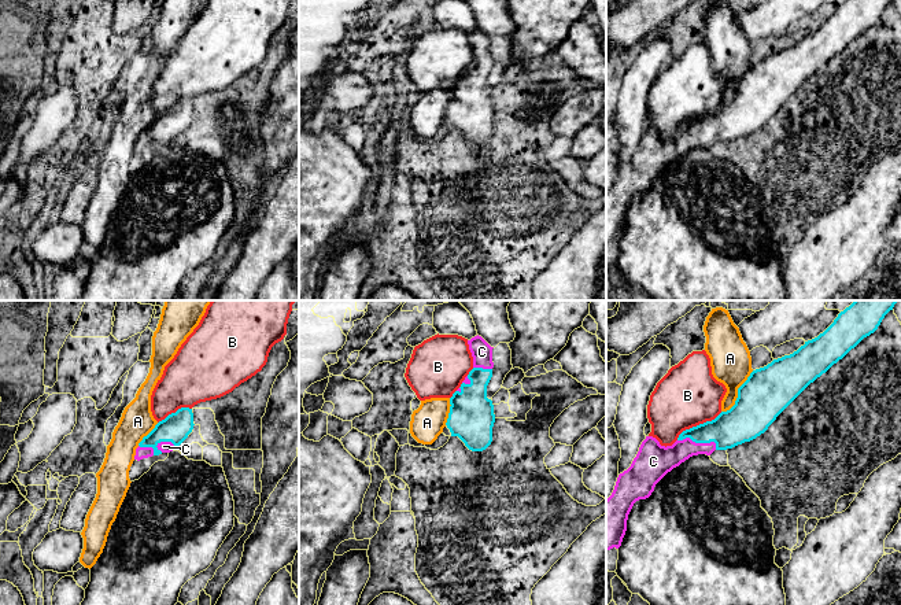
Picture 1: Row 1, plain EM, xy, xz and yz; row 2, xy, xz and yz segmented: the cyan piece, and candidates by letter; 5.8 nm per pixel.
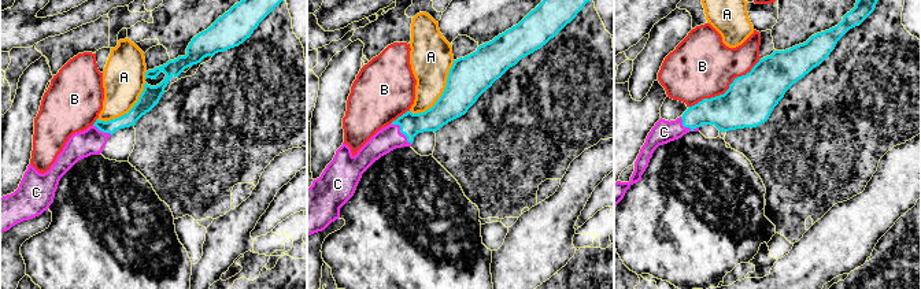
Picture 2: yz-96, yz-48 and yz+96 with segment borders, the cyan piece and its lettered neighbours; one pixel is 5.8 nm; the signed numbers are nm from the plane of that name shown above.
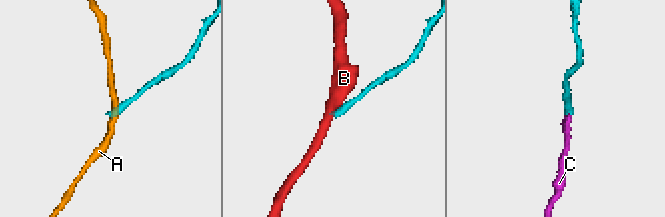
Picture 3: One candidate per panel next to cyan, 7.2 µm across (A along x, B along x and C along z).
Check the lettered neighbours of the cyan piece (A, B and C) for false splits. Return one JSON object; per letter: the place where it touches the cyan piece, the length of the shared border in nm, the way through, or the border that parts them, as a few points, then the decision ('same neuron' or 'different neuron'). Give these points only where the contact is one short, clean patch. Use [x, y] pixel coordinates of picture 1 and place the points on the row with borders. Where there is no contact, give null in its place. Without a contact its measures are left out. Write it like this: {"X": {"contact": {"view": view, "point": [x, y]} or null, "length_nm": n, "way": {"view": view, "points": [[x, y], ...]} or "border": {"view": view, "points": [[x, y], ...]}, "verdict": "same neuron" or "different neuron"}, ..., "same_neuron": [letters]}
{"A": {"contact": {"view": "yz", "point": [738, 394]}, "length_nm": 320, "verdict": "different neuron"}, "B": {"contact": {"view": "yz", "point": [700, 424]}, "length_nm": 320, "verdict": "different neuron"}, "C": {"contact": {"view": "yz", "point": [700, 442]}, "length_nm": 240, "way": {"view": "yz", "points": [[737, 425], [700, 442], [661, 460]]}, "verdict": "same neuron"}, "same_neuron": ["C"]}

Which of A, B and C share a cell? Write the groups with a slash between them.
A / B / C

